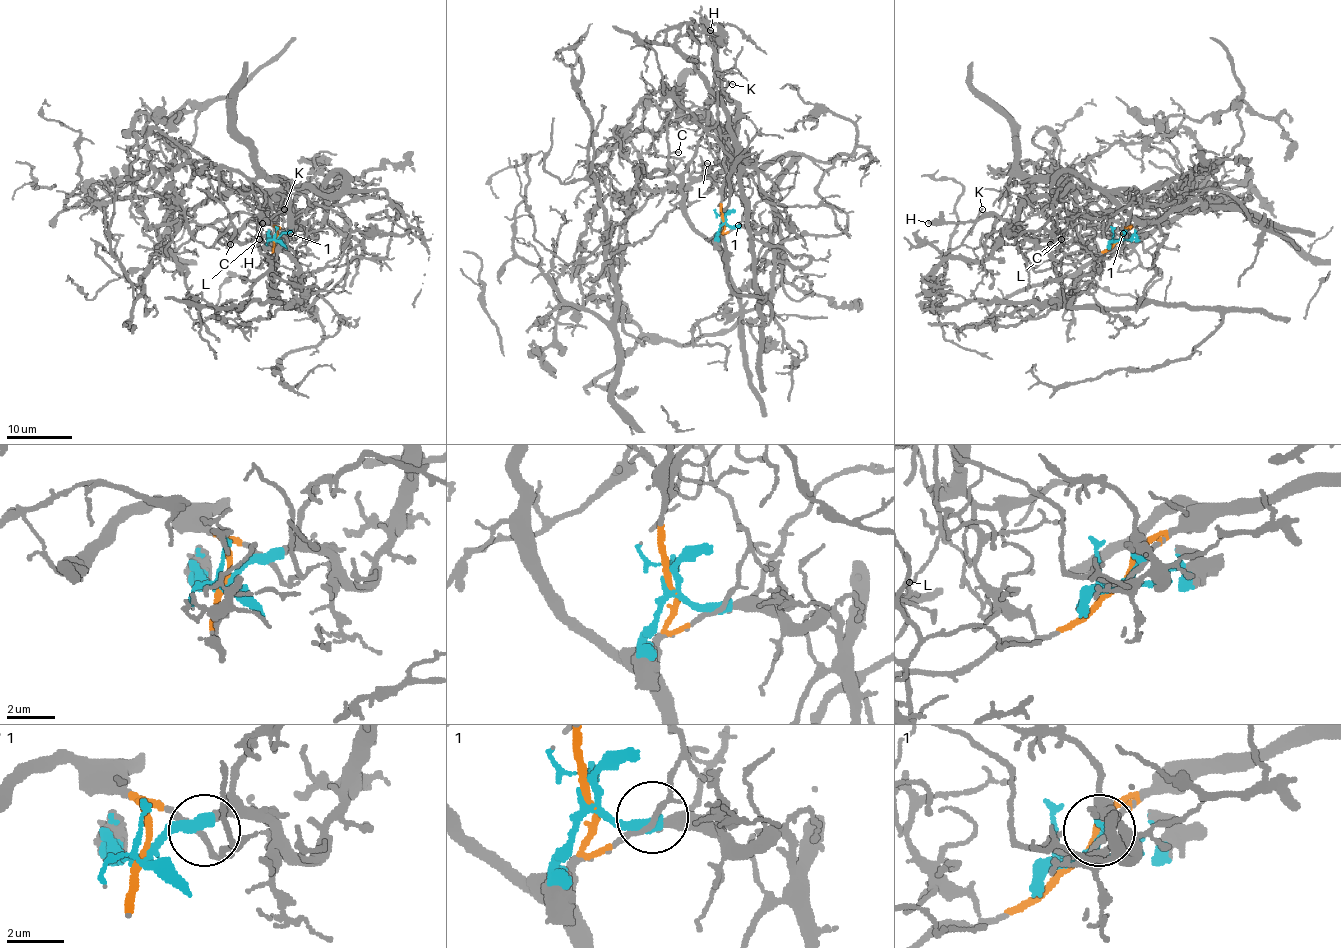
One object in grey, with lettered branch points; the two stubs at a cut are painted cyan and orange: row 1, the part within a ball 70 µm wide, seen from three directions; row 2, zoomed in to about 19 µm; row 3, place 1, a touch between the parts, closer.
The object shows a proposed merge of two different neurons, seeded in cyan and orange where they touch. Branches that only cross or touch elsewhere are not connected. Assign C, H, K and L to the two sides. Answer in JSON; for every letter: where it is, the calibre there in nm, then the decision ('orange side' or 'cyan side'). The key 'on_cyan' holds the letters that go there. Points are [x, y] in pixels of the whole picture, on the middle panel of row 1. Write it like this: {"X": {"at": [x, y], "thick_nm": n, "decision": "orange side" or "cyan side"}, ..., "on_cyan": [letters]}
{"C": {"at": [678, 152], "thick_nm": 110, "decision": "orange side"}, "H": {"at": [710, 30], "thick_nm": 360, "decision": "orange side"}, "K": {"at": [732, 84], "thick_nm": 110, "decision": "orange side"}, "L": {"at": [707, 163], "thick_nm": 90, "decision": "cyan side"}, "on_cyan": ["L"]}

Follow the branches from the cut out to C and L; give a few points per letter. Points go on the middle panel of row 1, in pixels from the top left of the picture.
C: (723, 220), (724, 228), (715, 238), (705, 238), (685, 212), (680, 179), (669, 163), (672, 153), (678, 153)
L: (723, 222), (769, 237), (774, 187), (790, 153), (751, 172), (713, 176), (706, 163)

